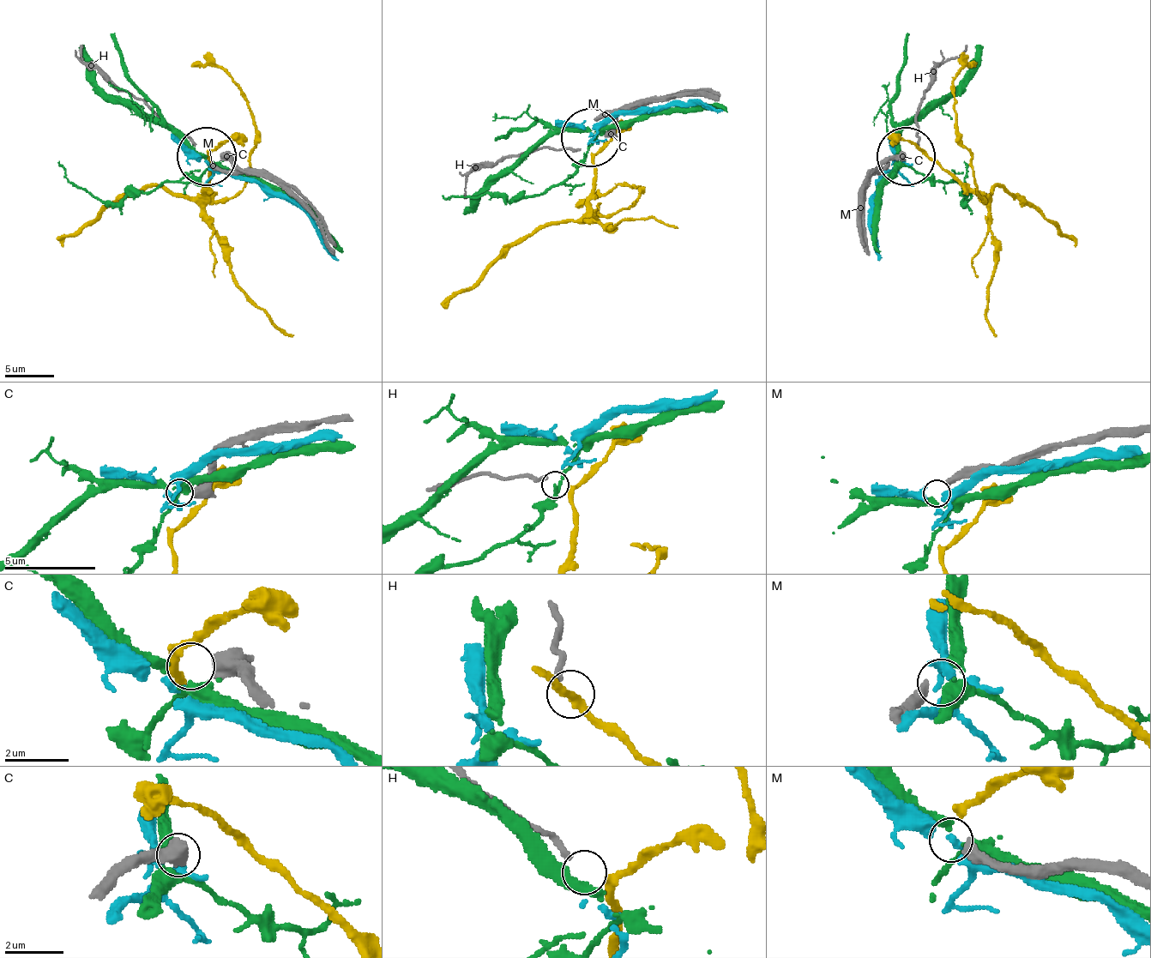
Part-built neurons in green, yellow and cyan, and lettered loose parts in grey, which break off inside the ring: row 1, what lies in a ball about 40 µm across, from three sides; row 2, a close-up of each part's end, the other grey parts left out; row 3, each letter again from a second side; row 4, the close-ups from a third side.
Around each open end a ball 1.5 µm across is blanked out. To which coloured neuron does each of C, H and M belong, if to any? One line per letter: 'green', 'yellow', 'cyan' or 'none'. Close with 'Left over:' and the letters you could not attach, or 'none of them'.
C: none
H: yellow
M: none
Left over: C, M

